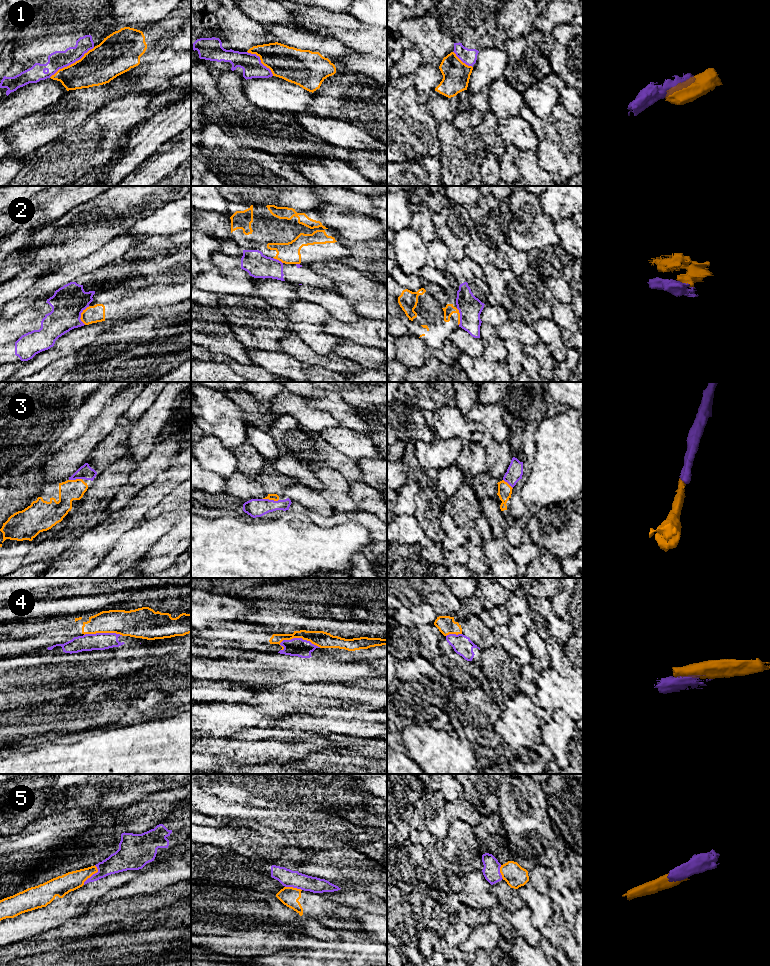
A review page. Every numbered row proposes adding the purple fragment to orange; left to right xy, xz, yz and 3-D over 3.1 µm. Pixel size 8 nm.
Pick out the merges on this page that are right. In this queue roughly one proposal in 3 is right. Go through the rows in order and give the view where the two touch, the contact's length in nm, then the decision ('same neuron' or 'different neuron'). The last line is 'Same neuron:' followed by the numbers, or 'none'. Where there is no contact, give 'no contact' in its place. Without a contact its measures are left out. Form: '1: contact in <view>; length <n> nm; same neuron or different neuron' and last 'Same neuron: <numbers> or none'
1: contact in xy; length 440 nm; different neuron
2: contact in xy; length 160 nm; different neuron
3: contact in xz; length 130 nm; same neuron
4: contact in xz; length 340 nm; different neuron
5: contact in xy; length 190 nm; different neuron
Same neuron: 3

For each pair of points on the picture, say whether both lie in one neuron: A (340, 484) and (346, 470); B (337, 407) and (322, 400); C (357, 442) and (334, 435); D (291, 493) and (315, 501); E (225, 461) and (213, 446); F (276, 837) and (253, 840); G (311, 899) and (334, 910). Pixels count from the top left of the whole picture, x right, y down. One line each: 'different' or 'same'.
A: different
B: same
C: same
D: same
E: same
F: same
G: same

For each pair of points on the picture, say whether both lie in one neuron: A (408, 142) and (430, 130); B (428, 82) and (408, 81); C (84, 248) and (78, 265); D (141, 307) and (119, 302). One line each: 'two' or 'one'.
A: one
B: two
C: two
D: one

